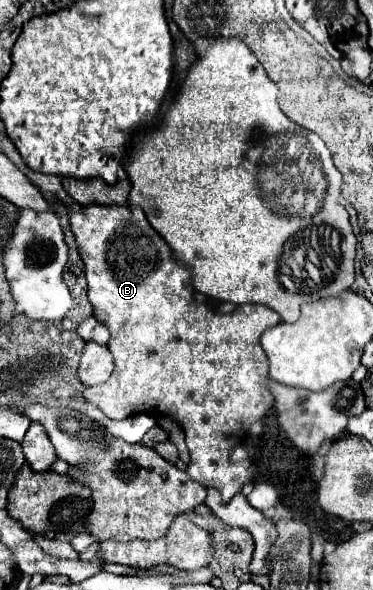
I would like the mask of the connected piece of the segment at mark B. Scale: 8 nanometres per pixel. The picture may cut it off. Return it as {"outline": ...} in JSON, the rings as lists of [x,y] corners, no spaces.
{"outline":[[[88,205],[88,207],[80,207],[80,209],[74,209],[74,207],[68,207],[68,217],[70,217],[70,227],[72,227],[72,233],[76,237],[76,247],[78,247],[78,253],[80,253],[80,259],[84,261],[84,273],[86,273],[86,281],[88,281],[88,299],[94,307],[94,317],[104,323],[108,329],[110,329],[110,341],[108,341],[108,349],[112,351],[114,355],[114,363],[116,363],[116,369],[114,373],[110,375],[110,379],[102,385],[94,385],[94,387],[86,387],[86,401],[94,403],[106,417],[110,419],[126,419],[130,415],[136,415],[136,413],[144,413],[144,411],[158,411],[158,413],[166,413],[170,417],[174,417],[184,433],[186,433],[186,445],[190,449],[190,465],[188,465],[188,475],[206,485],[206,487],[216,487],[220,493],[222,493],[222,499],[228,501],[234,493],[238,493],[246,483],[252,481],[254,477],[254,463],[252,461],[244,461],[244,463],[232,463],[230,461],[230,451],[234,445],[242,443],[242,439],[246,437],[246,431],[250,427],[250,423],[262,419],[274,405],[274,395],[270,393],[270,387],[268,387],[268,361],[266,361],[266,355],[264,355],[264,349],[260,347],[260,337],[262,333],[266,331],[266,327],[274,327],[276,323],[280,323],[280,315],[276,311],[272,311],[270,307],[266,305],[252,305],[252,303],[246,303],[246,305],[238,305],[234,311],[238,313],[214,313],[210,311],[206,305],[200,305],[194,301],[192,297],[192,281],[190,281],[190,271],[174,261],[172,253],[170,253],[170,247],[166,245],[166,241],[152,229],[152,225],[148,223],[146,215],[142,213],[142,209],[138,207],[118,207],[118,205],[110,205],[110,207],[104,207],[104,205]]]}

